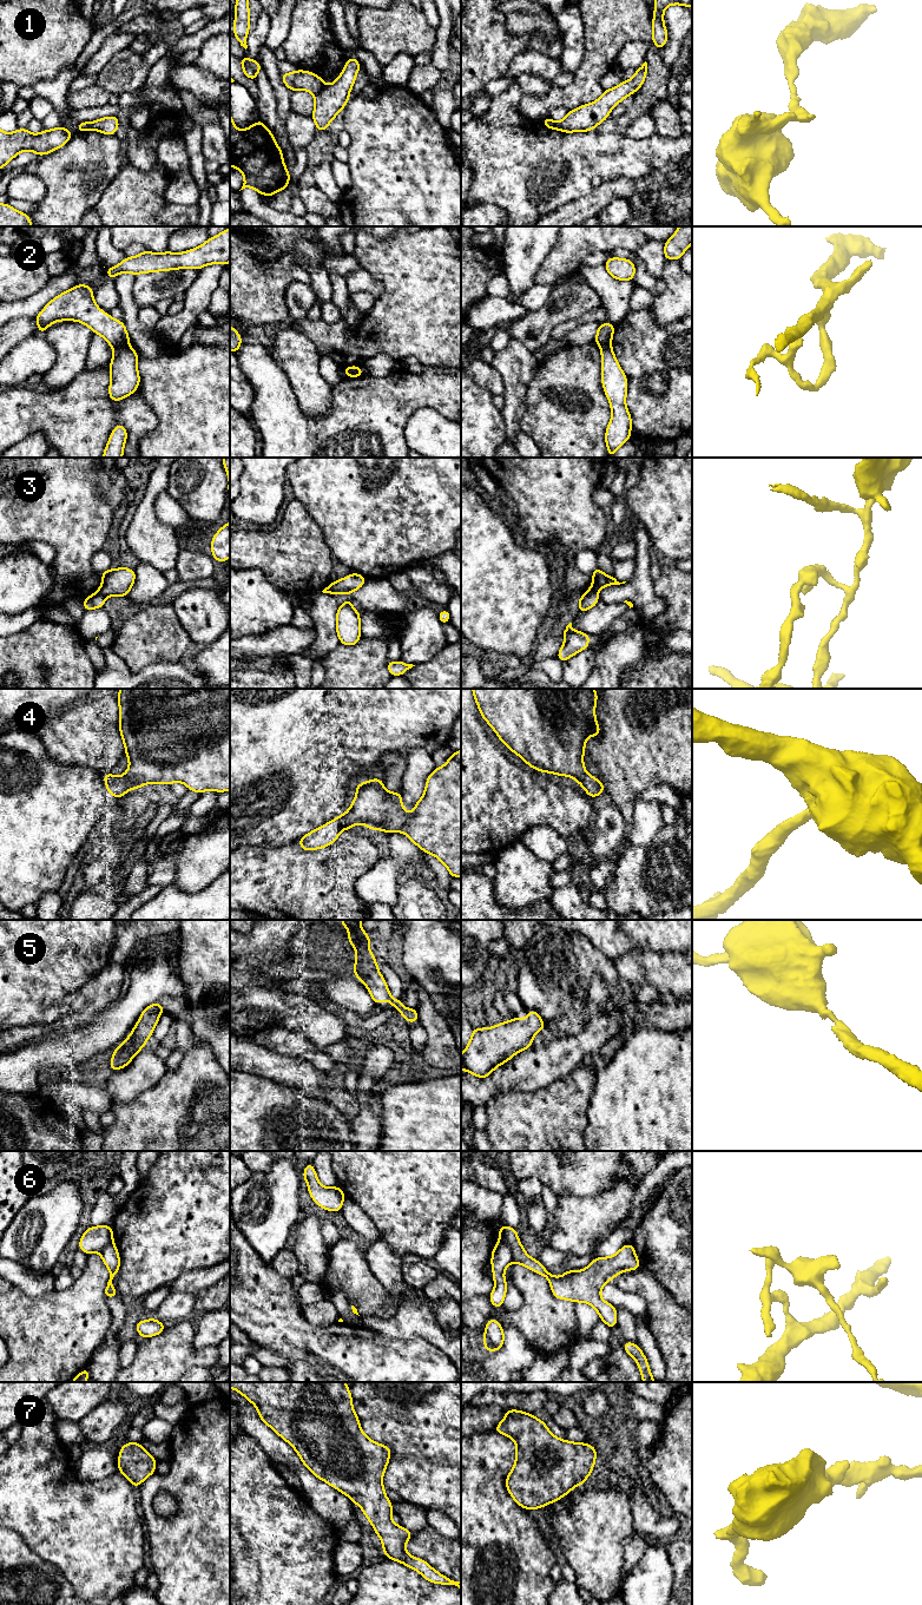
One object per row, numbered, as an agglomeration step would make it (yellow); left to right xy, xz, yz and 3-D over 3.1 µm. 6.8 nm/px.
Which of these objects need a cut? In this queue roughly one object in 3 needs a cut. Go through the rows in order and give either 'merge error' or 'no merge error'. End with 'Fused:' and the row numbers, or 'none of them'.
1: merge error
2: merge error
3: merge error
4: no merge error
5: no merge error
6: merge error
7: no merge error
Fused: 1, 2, 3, 6

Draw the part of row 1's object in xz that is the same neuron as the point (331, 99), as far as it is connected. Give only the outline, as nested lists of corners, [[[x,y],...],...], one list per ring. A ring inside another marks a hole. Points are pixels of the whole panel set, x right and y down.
[[[349,57],[341,75],[315,94],[315,107],[311,118],[316,123],[317,132],[328,131],[329,123],[345,107],[360,68],[361,65],[357,59]]]

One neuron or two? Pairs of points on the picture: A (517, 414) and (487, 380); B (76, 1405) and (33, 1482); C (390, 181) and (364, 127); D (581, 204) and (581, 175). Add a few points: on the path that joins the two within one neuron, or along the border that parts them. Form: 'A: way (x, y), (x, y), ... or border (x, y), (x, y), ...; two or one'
A: border (494, 368), (502, 379), (504, 394); two
B: border (50, 1405), (59, 1419); two
C: way (390, 168), (390, 158), (373, 140); one
D: border (593, 188), (590, 192), (557, 209); two

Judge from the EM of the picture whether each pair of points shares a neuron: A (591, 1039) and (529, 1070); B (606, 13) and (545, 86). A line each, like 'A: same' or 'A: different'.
A: same
B: different

